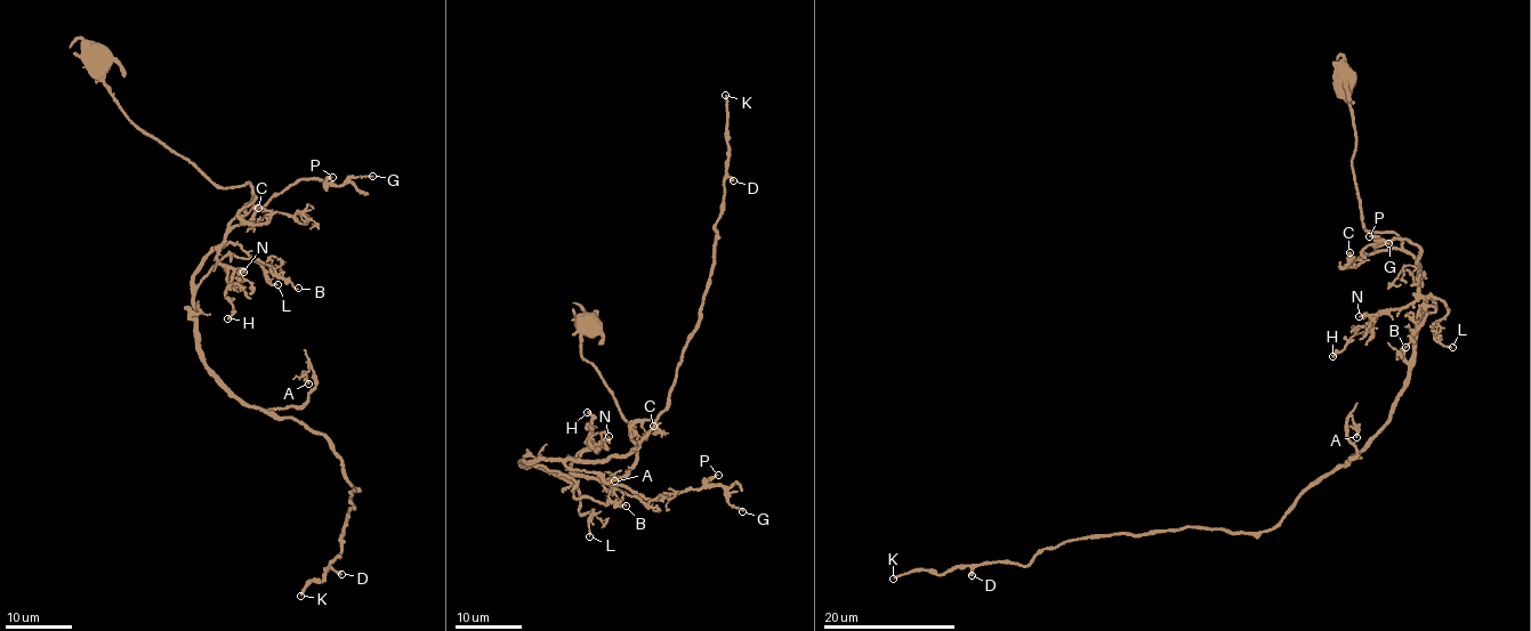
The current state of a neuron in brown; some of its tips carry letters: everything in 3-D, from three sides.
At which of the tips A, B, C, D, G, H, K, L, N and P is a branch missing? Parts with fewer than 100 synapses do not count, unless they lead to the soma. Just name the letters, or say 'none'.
K

